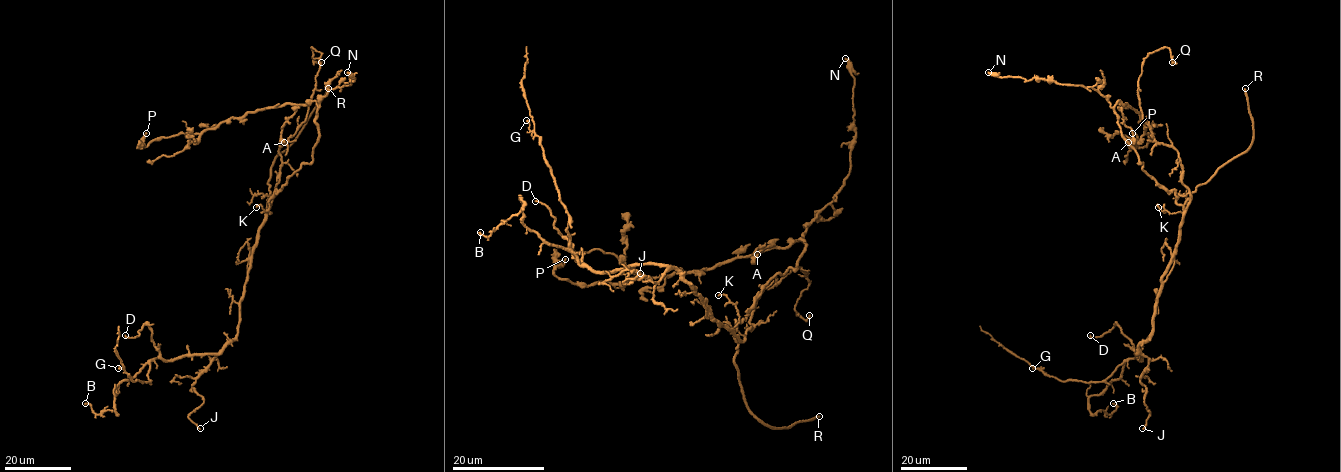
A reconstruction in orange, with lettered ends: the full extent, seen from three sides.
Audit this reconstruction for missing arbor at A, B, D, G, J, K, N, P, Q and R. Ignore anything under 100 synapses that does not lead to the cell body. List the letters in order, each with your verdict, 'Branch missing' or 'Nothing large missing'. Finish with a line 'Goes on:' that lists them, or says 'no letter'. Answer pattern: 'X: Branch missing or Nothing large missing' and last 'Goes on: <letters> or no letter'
A: Nothing large missing
B: Nothing large missing
D: Nothing large missing
G: Nothing large missing
J: Nothing large missing
K: Nothing large missing
N: Nothing large missing
P: Nothing large missing
Q: Nothing large missing
R: Branch missing
Goes on: R

